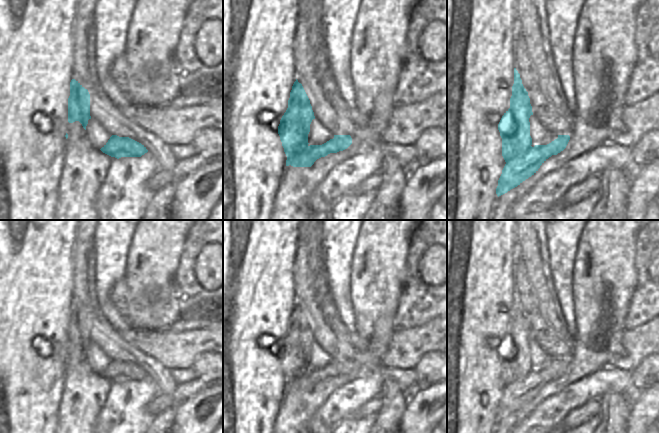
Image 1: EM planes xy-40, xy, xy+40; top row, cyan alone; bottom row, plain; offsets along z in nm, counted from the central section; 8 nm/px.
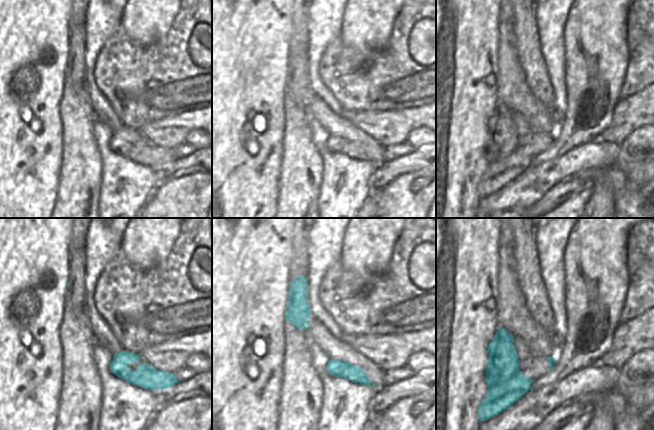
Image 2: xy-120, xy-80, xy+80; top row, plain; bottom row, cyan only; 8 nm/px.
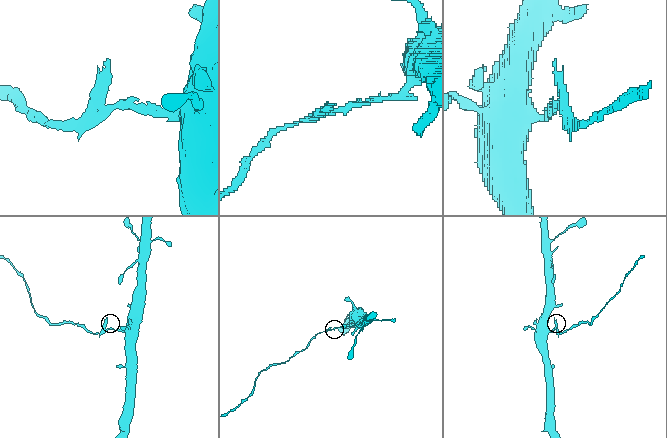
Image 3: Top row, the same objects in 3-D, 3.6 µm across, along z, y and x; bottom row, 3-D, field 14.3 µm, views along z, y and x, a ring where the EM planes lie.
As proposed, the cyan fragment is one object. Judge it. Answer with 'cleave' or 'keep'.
cleave

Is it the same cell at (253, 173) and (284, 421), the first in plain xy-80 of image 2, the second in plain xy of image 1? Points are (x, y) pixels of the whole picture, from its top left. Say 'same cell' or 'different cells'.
different cells

